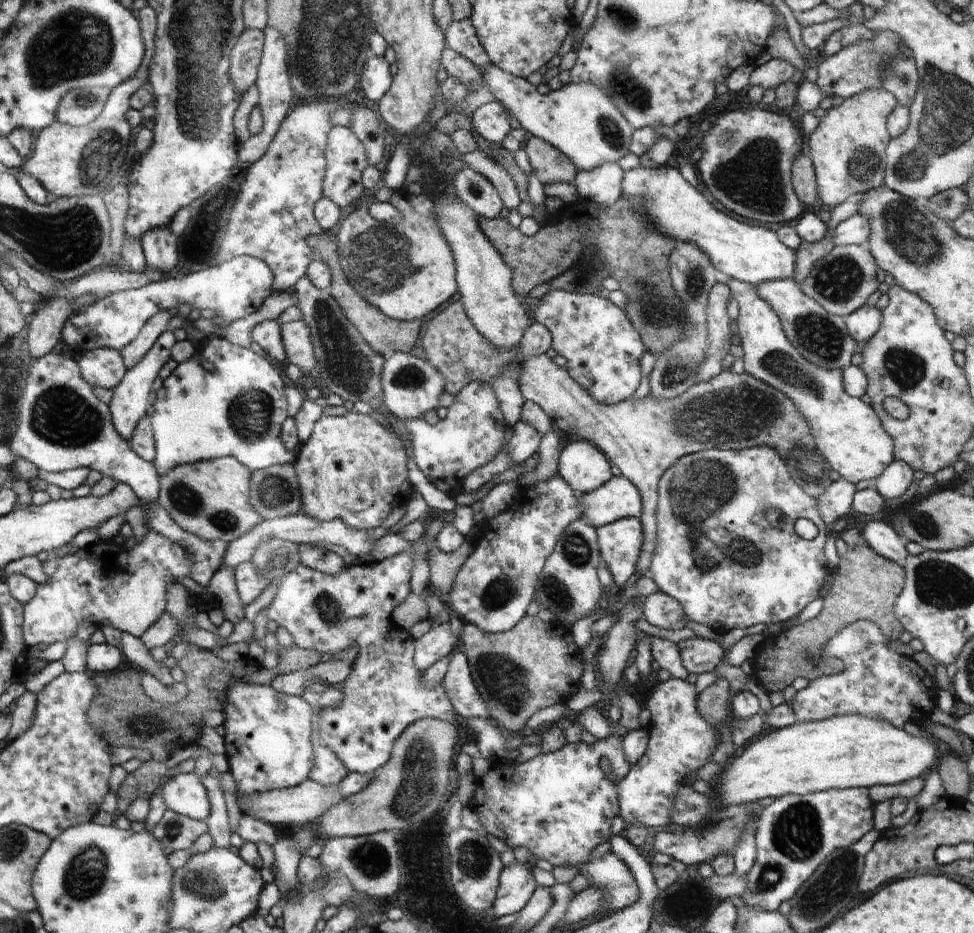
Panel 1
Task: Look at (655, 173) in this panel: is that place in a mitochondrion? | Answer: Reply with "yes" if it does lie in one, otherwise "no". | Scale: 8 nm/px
no

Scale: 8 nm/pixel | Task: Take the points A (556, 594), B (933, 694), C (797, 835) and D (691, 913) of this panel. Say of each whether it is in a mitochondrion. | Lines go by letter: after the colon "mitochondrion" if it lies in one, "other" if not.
A: mitochondrion
B: other
C: mitochondrion
D: mitochondrion

